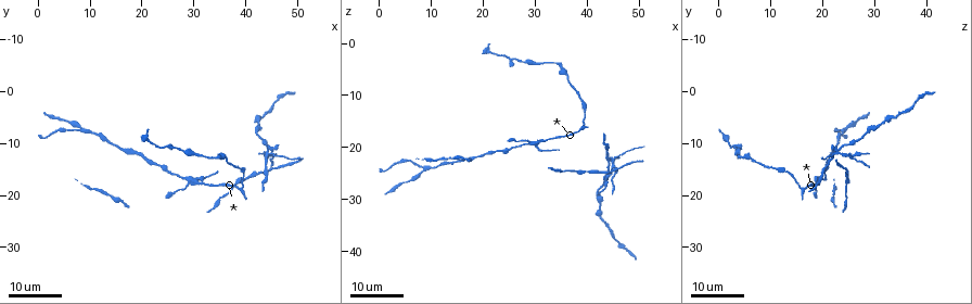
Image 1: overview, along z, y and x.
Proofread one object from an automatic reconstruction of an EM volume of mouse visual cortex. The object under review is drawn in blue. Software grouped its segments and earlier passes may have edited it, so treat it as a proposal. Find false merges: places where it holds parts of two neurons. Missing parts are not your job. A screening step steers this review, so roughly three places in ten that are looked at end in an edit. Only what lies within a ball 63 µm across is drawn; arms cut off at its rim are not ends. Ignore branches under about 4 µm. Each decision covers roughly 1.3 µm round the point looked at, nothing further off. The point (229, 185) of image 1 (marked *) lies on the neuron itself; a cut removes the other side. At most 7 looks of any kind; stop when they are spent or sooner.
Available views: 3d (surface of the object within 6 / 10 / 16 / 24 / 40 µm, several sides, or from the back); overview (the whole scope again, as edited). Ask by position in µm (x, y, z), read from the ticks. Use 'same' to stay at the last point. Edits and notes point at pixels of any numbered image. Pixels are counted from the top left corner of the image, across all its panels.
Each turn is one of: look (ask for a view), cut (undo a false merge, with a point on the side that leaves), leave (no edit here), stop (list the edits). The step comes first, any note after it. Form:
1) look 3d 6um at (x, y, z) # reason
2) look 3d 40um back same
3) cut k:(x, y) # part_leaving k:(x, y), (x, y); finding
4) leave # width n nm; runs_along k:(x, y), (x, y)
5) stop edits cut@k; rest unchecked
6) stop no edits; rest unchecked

look 3d 24um at (29.0, 17.0, 19.0) # branch point

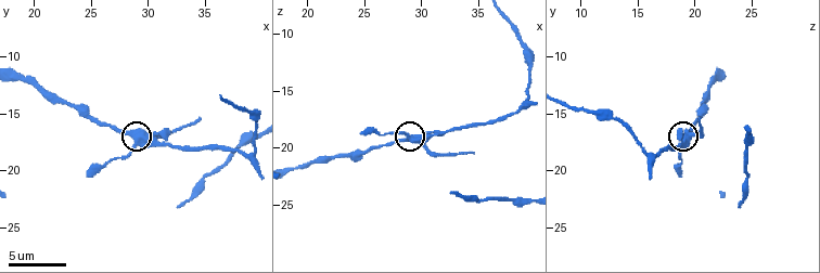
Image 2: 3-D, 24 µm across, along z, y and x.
look 3d 10um at (28.8, 17.8, 19.2) # closer look

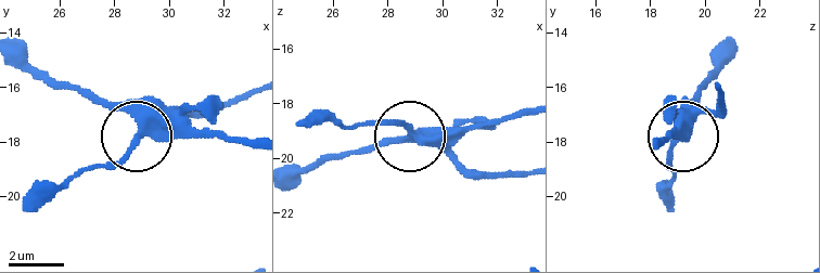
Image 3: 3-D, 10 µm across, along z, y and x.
cut 3:(463, 177) # arms 3; part_leaving 3:(428, 143), (396, 122), (346, 129), (299, 122); two neurons meet here

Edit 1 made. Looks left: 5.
look overview # redraw

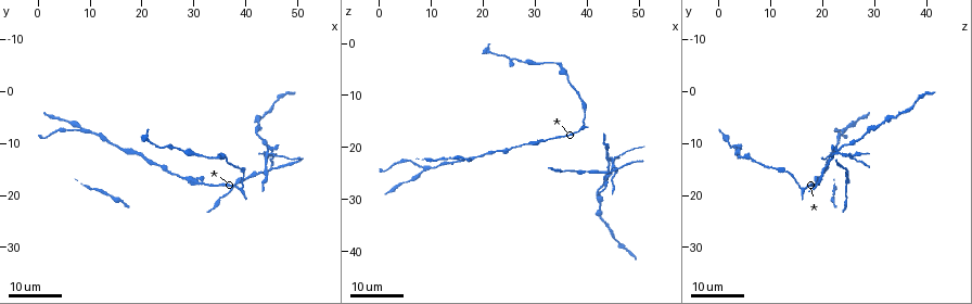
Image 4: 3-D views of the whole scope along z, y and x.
look 3d 16um at (45.5, 11.5, 22.0) # three-way junction

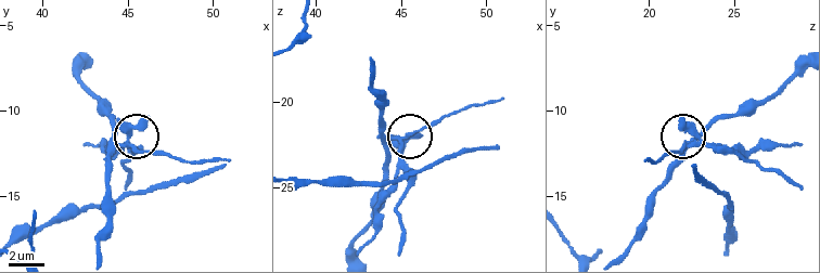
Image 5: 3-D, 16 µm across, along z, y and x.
look 3d 6um at (45.2, 12.2, 22.3)

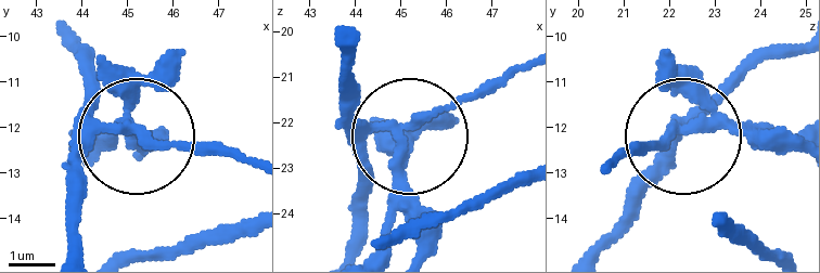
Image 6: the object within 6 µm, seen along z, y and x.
cut 6:(167, 143) # width 200 nm; a second neuron is stuck on

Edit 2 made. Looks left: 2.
look 3d 24um at (9.0, 7.5, 23.5) # a fork

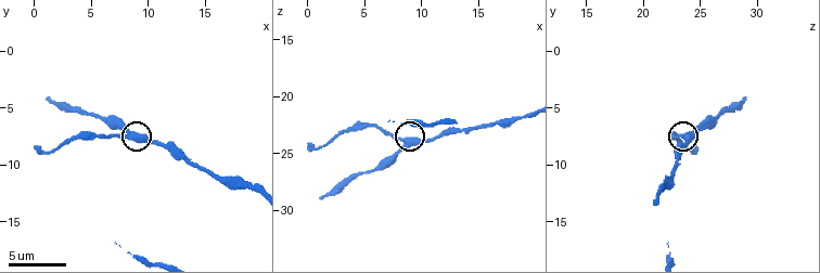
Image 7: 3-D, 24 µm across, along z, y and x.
look 3d 6um at (8.6, 7.4, 24.0)

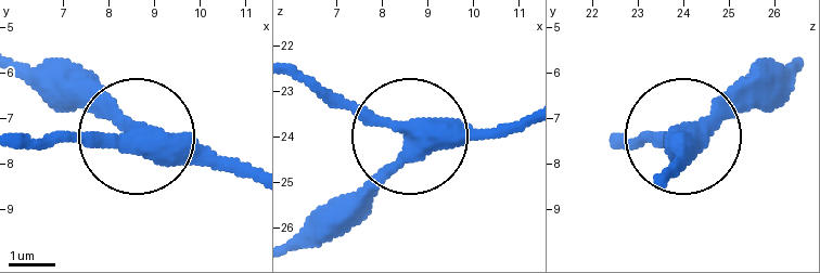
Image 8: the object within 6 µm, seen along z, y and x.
leave # arms 3; runs_along 8:(525, 124), (373, 127), (296, 73); all the same neuron

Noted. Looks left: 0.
stop edits cut@3, cut@6; rest unchecked

